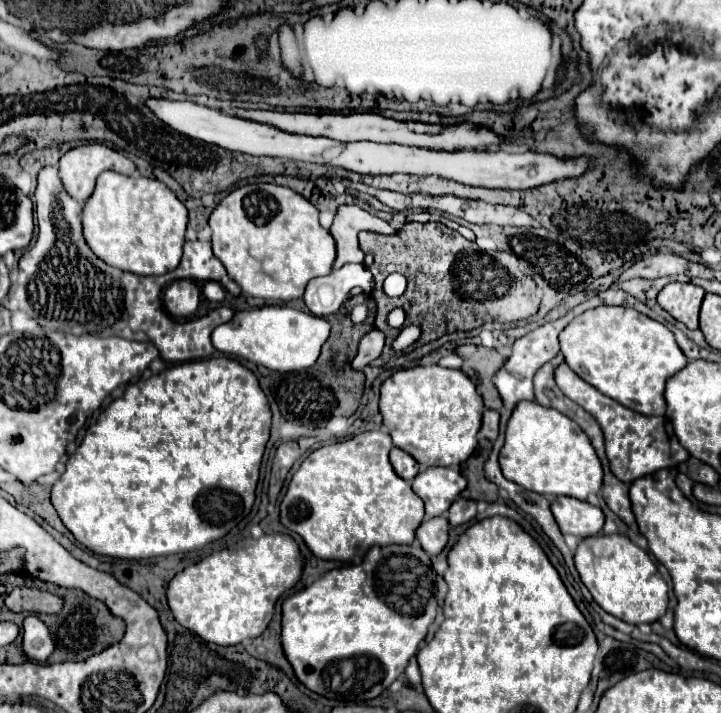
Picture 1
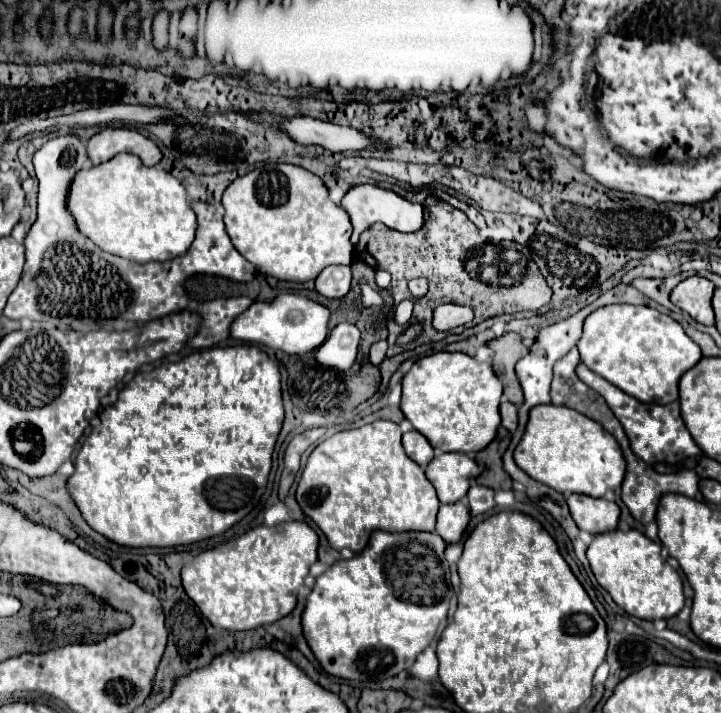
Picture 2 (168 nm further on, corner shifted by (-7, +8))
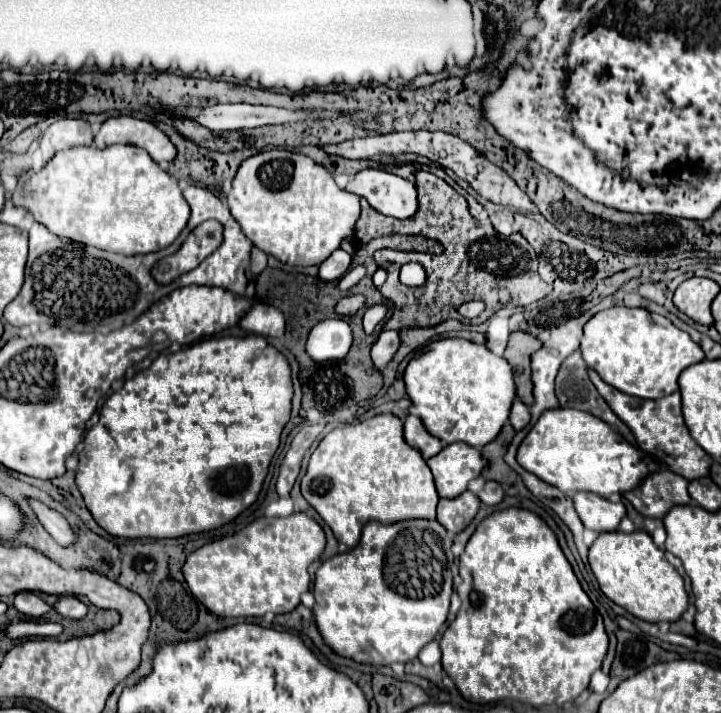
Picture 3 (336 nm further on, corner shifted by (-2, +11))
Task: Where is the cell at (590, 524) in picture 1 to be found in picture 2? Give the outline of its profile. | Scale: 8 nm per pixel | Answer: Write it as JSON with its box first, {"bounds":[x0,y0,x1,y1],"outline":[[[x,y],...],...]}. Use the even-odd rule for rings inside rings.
{"bounds":[567,494,621,534],"outline":[[[571,494],[567,498],[573,520],[581,530],[591,534],[603,534],[617,528],[621,510],[615,502],[605,498],[591,498],[585,494]]]}

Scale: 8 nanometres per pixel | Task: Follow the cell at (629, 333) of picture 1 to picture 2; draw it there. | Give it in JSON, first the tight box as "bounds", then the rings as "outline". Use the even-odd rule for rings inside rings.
{"bounds":[577,304,703,404],"outline":[[[611,304],[597,308],[593,314],[589,314],[583,326],[583,336],[577,342],[577,348],[581,352],[581,362],[589,370],[595,370],[613,386],[621,388],[629,396],[647,404],[669,404],[677,400],[679,378],[703,358],[701,348],[685,334],[685,330],[677,320],[649,306],[631,306],[631,304]]]}

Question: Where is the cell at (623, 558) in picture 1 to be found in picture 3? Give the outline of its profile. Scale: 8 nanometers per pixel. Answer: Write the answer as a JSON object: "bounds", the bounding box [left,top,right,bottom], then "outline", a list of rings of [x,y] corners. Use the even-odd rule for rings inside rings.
{"bounds":[588,531,688,623],"outline":[[[644,531],[600,533],[588,551],[588,561],[594,577],[598,579],[600,591],[638,619],[650,623],[676,621],[688,607],[684,579],[666,561],[664,551],[658,549],[652,537]]]}

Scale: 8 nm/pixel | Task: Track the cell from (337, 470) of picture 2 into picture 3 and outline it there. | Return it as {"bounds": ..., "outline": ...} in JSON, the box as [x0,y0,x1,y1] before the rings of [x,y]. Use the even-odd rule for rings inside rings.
{"bounds":[300,415,438,547],"outline":[[[376,415],[362,423],[348,423],[330,431],[310,457],[306,475],[300,483],[302,497],[318,511],[324,523],[332,529],[338,543],[354,547],[360,541],[362,527],[368,521],[392,525],[408,519],[436,519],[438,493],[432,481],[432,473],[426,467],[422,455],[408,447],[402,437],[402,421],[396,415]]]}

